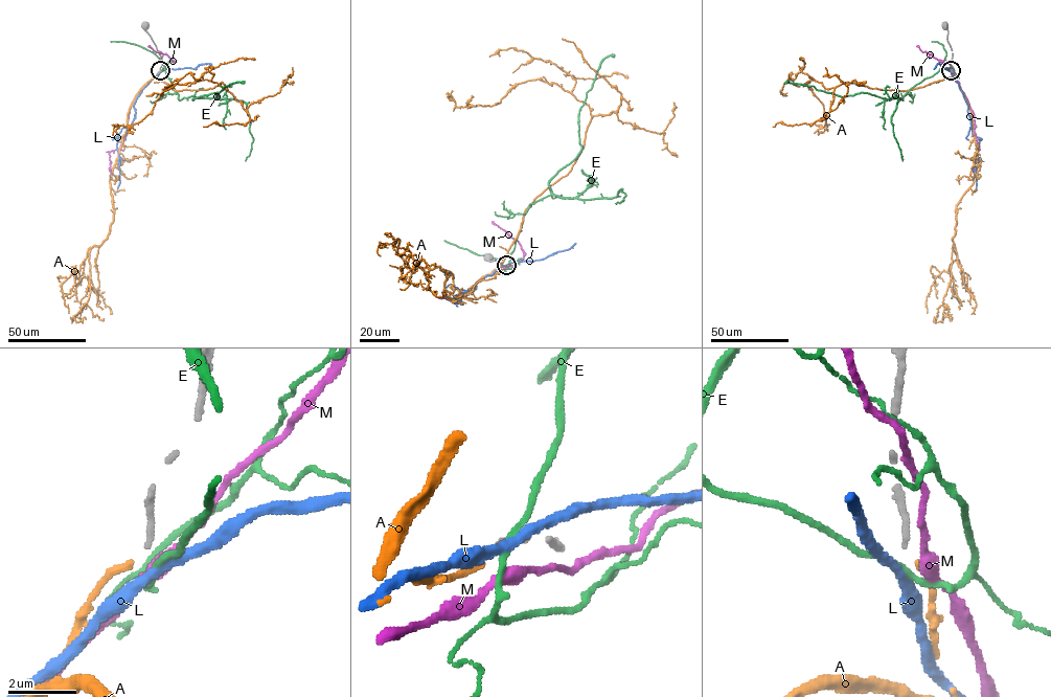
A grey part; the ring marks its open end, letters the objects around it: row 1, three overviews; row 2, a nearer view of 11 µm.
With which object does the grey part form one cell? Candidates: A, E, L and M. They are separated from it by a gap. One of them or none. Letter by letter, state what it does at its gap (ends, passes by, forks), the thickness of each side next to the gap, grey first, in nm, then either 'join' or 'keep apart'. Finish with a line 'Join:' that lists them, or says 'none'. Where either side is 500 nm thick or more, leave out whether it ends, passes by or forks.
A: it ends there; 170 nm thick on the grey side, 200 nm on the other; join
E: it passes by; 170 nm thick on the grey side, 180 nm on the other; keep apart
L: it passes by; 170 nm thick on the grey side, 280 nm on the other; keep apart
M: it passes by; 170 nm thick on the grey side, 360 nm on the other; keep apart
Join: A

